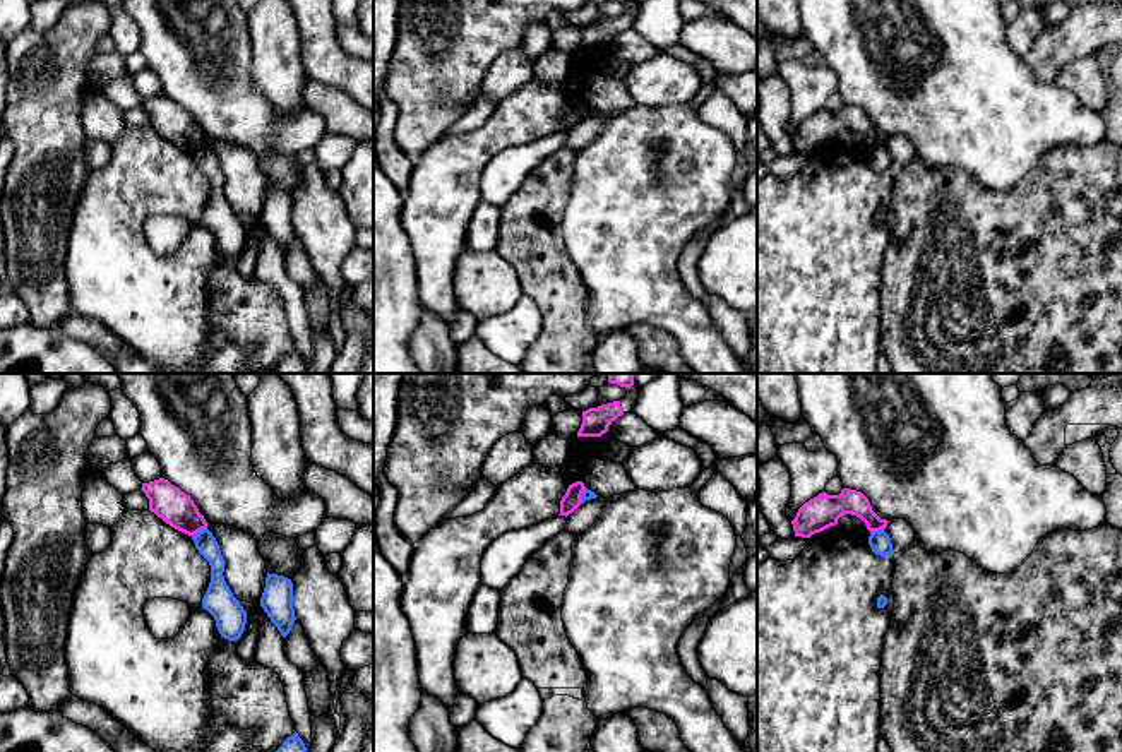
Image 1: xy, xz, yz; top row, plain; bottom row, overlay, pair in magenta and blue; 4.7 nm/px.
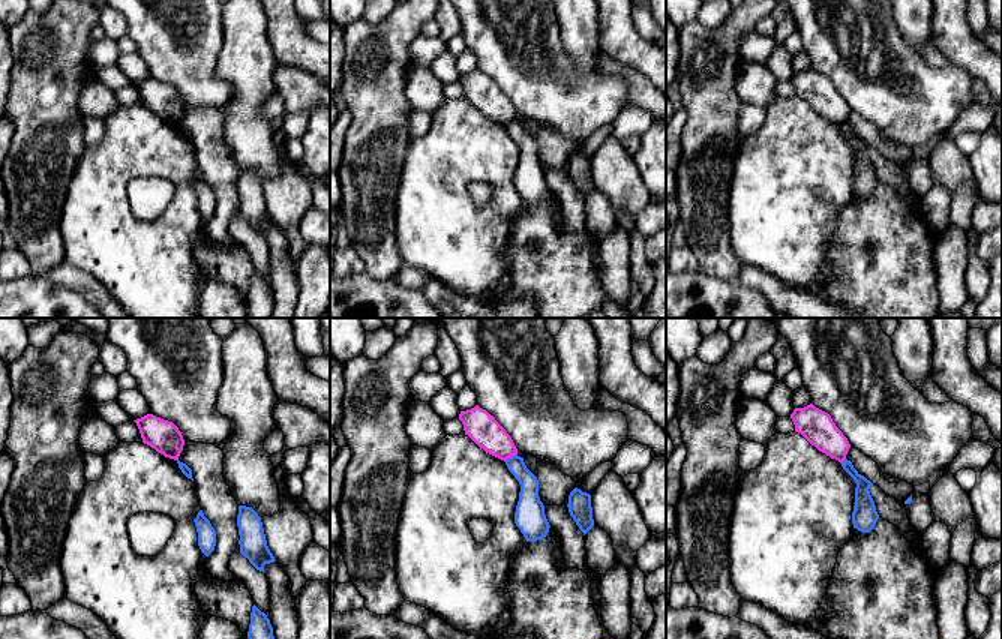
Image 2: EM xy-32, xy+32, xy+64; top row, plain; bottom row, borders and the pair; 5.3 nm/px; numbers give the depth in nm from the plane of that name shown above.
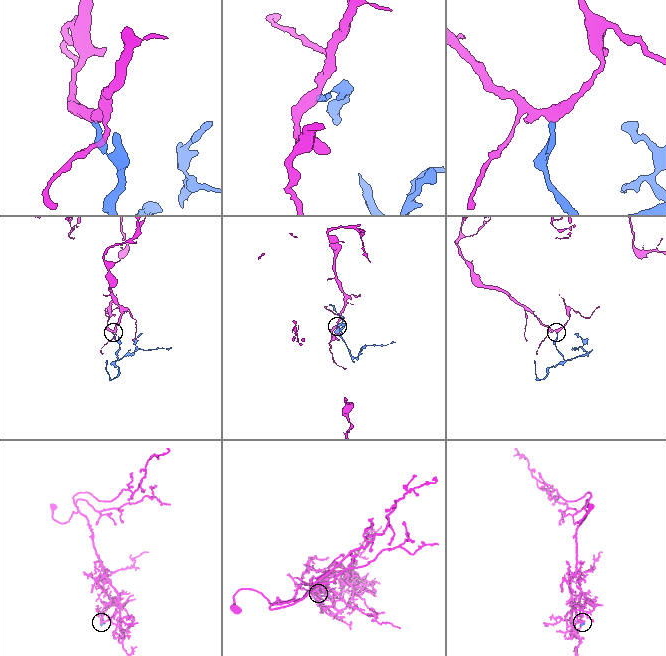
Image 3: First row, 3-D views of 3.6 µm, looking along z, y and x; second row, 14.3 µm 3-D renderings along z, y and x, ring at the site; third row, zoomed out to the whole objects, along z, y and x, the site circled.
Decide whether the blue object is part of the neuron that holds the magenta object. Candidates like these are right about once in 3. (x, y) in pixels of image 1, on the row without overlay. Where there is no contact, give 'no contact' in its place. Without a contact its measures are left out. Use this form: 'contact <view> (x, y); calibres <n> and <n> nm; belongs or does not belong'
contact xy (199, 146); calibres 170 and 100 nm; does not belong

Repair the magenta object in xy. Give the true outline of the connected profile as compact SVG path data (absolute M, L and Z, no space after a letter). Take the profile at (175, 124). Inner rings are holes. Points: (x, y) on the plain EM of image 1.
M159 94L142 99L140 106L149 115L149 127L171 144L188 152L207 144L204 132L199 128L190 111L171 101L168 96Z

